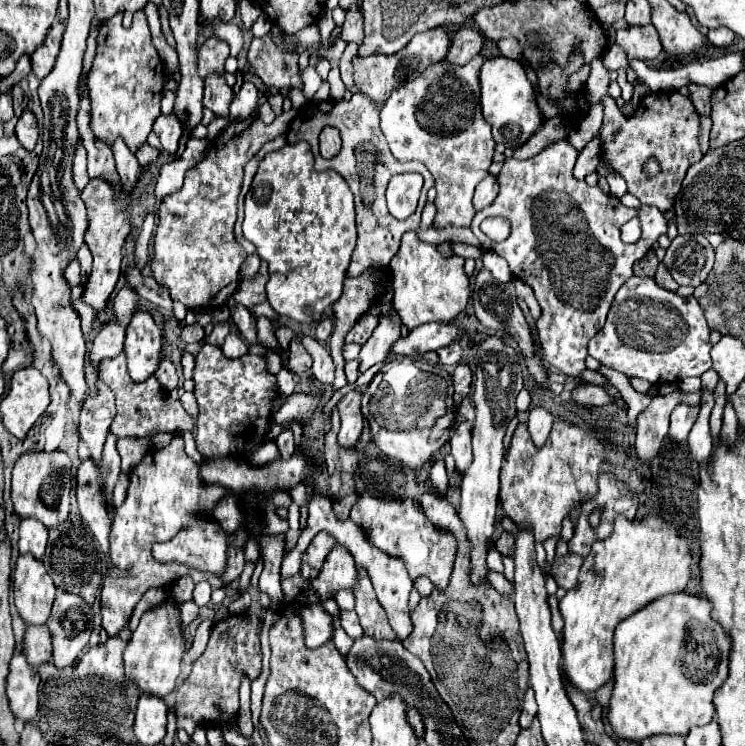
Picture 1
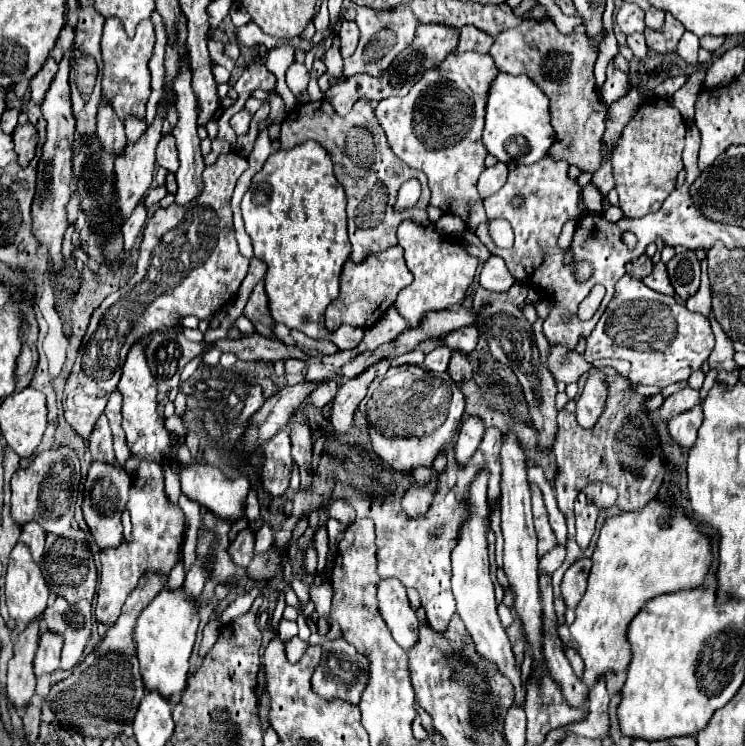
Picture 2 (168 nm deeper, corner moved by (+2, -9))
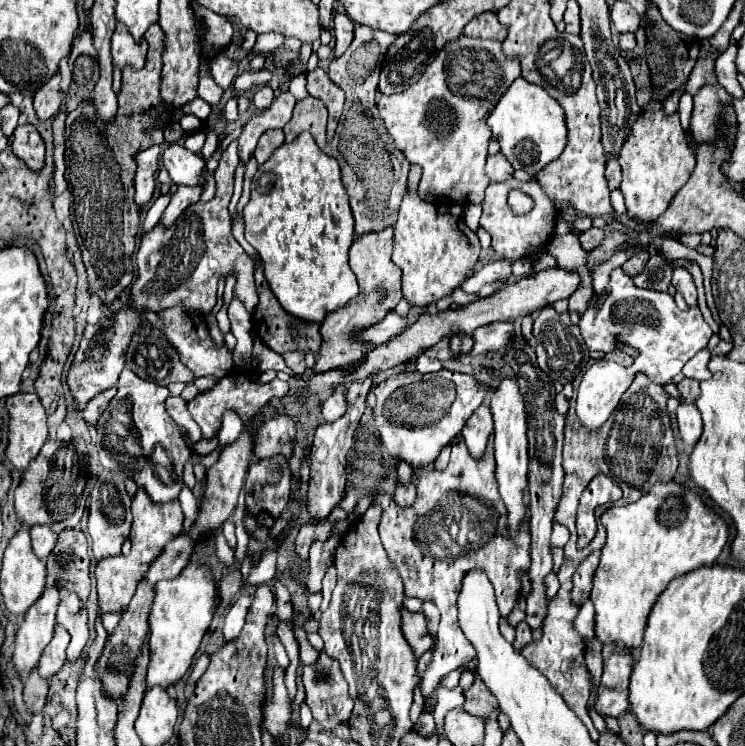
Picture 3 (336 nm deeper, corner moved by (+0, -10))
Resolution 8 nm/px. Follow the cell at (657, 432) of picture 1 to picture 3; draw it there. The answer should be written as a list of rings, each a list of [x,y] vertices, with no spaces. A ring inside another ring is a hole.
[[[683,379],[681,383],[677,383],[677,389],[681,393],[681,401],[683,403],[695,403],[697,401],[697,391],[699,391],[699,383],[695,379]]]

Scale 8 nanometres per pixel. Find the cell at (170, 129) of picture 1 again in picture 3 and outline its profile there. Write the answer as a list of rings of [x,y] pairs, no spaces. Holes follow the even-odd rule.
[[[171,143],[161,155],[163,167],[169,171],[169,177],[175,185],[203,185],[205,179],[201,177],[203,159],[201,155],[189,151],[183,145]]]

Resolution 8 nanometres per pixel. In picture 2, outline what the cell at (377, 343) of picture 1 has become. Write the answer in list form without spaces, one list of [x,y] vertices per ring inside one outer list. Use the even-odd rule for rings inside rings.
[[[377,362],[375,366],[371,366],[363,374],[359,374],[359,378],[351,378],[341,386],[335,402],[331,404],[331,426],[333,426],[335,436],[343,436],[351,430],[353,414],[355,414],[359,402],[365,398],[367,386],[377,376],[383,376],[389,370],[389,366],[391,366],[389,362]]]

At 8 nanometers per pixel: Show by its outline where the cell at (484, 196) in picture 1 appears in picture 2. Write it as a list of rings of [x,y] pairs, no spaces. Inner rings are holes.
[[[497,162],[497,164],[491,166],[491,168],[485,168],[483,174],[479,176],[479,184],[477,184],[479,194],[481,194],[483,198],[495,194],[495,192],[505,184],[507,174],[509,174],[509,170],[507,170],[507,164],[503,164],[503,162]]]

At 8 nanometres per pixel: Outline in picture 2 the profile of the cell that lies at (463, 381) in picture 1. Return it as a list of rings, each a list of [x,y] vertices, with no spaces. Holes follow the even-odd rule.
[[[453,350],[451,360],[449,360],[447,374],[449,374],[455,382],[461,382],[461,380],[469,380],[469,378],[471,378],[471,364],[469,364],[469,360],[467,360],[467,356],[465,356],[463,352]]]

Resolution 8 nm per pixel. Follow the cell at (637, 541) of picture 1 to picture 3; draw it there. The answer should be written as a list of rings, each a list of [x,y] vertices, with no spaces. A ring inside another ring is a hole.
[[[677,481],[657,483],[645,497],[631,505],[605,509],[599,515],[599,521],[607,529],[607,541],[601,549],[601,561],[591,589],[591,601],[595,605],[595,637],[601,641],[601,645],[637,649],[643,645],[643,629],[657,597],[667,589],[671,579],[699,567],[713,565],[727,543],[729,527],[717,513],[703,505],[697,493],[685,489]]]

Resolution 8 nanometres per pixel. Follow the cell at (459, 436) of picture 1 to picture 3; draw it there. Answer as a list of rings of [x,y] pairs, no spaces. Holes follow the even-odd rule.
[[[487,401],[469,417],[469,421],[465,423],[461,435],[463,435],[463,441],[469,449],[469,453],[473,457],[481,457],[485,453],[485,445],[487,445],[487,439],[489,435],[493,433],[493,419],[491,419],[491,411],[489,411],[489,405]]]

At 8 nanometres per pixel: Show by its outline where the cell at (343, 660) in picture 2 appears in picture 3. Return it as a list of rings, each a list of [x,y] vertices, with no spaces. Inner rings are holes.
[[[325,651],[319,653],[317,663],[313,665],[303,665],[303,685],[305,685],[305,693],[307,693],[307,703],[311,707],[313,717],[317,719],[317,723],[323,729],[333,729],[337,723],[347,721],[351,717],[353,711],[353,697],[349,695],[349,685],[345,683],[345,677],[339,669],[337,659],[329,659],[329,655],[325,655]]]

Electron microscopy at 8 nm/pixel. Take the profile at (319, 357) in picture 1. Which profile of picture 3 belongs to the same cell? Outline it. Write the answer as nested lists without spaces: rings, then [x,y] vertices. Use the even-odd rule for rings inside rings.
[[[337,387],[323,395],[321,401],[321,415],[325,421],[335,421],[345,413],[345,389]]]

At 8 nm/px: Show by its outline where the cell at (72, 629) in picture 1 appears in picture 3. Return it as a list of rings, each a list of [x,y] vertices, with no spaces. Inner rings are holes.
[[[67,593],[59,601],[57,609],[57,625],[65,627],[71,635],[71,643],[67,647],[67,661],[73,663],[81,657],[81,651],[89,639],[89,619],[87,619],[87,609],[79,601],[75,593]]]

